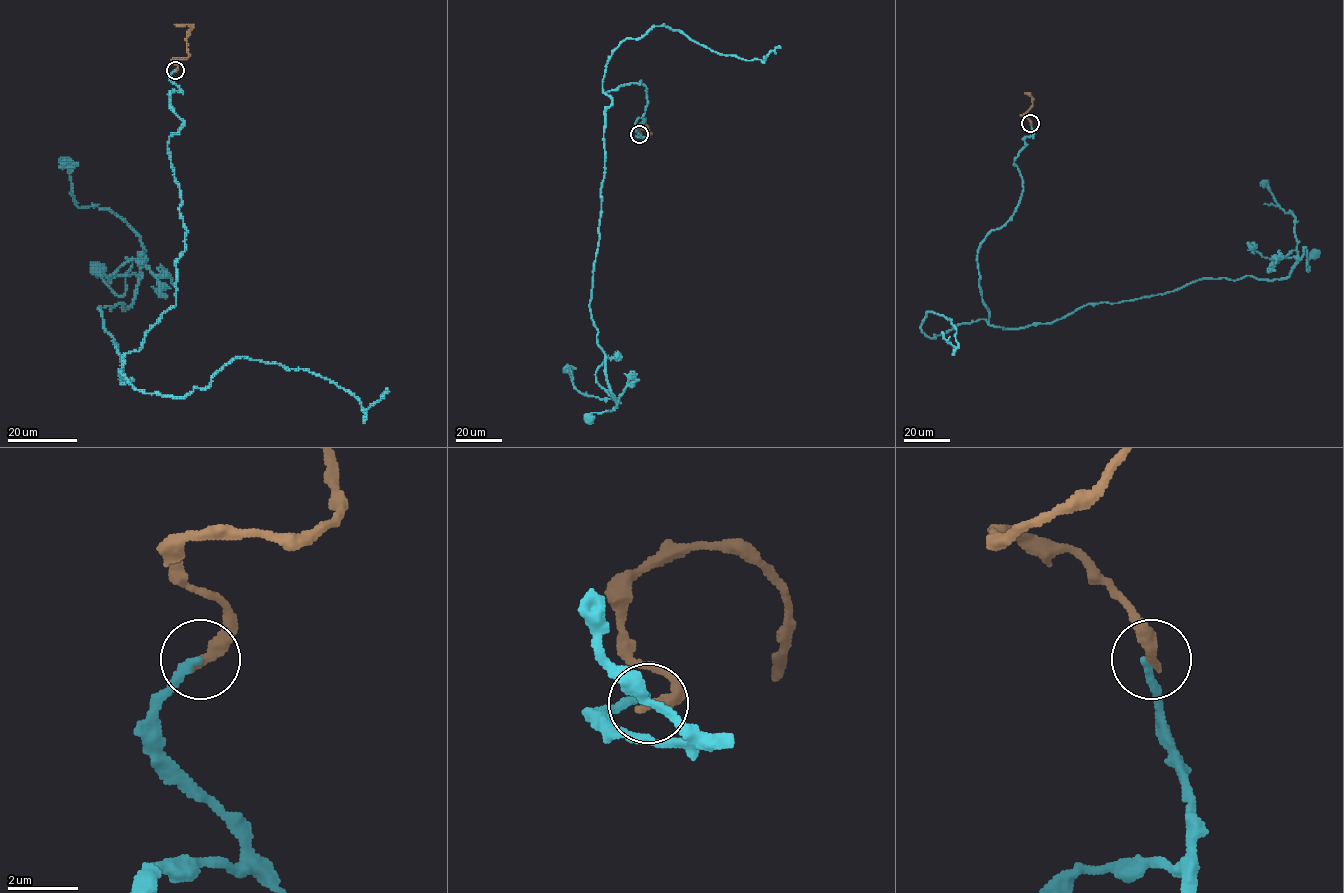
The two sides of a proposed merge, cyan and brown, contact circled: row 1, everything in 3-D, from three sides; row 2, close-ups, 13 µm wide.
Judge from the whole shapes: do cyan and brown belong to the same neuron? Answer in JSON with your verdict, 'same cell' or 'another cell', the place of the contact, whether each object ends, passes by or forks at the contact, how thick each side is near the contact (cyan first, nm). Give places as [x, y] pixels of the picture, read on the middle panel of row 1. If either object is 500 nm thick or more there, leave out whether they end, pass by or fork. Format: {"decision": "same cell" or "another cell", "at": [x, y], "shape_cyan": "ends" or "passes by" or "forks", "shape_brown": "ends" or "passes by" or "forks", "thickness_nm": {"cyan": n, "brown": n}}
{"decision": "another cell", "at": [639, 134], "shape_cyan": "ends", "shape_brown": "ends", "thickness_nm": {"cyan": 240, "brown": 380}}

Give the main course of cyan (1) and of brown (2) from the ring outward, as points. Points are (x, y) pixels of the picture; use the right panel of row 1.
1: (1030, 123), (1019, 204), (977, 249), (990, 325), (1286, 278), (1313, 254)
2: (1030, 123), (1021, 115), (1032, 104), (1032, 97), (1025, 92)

